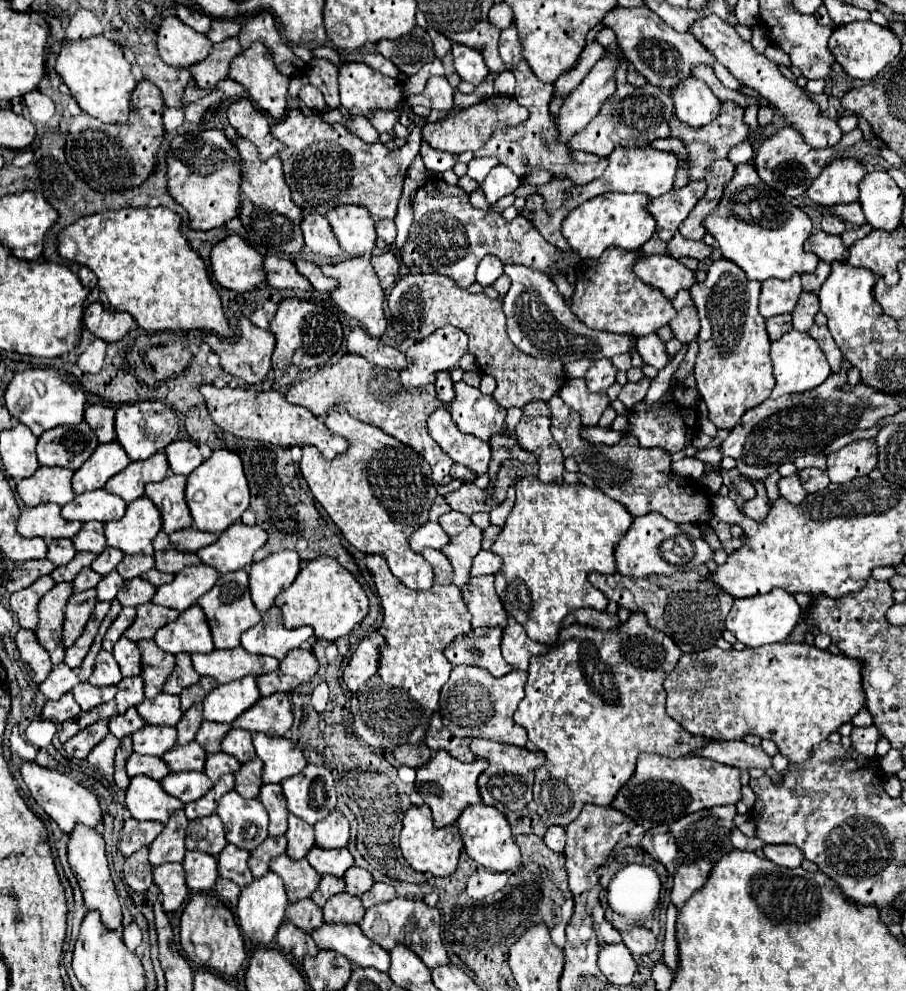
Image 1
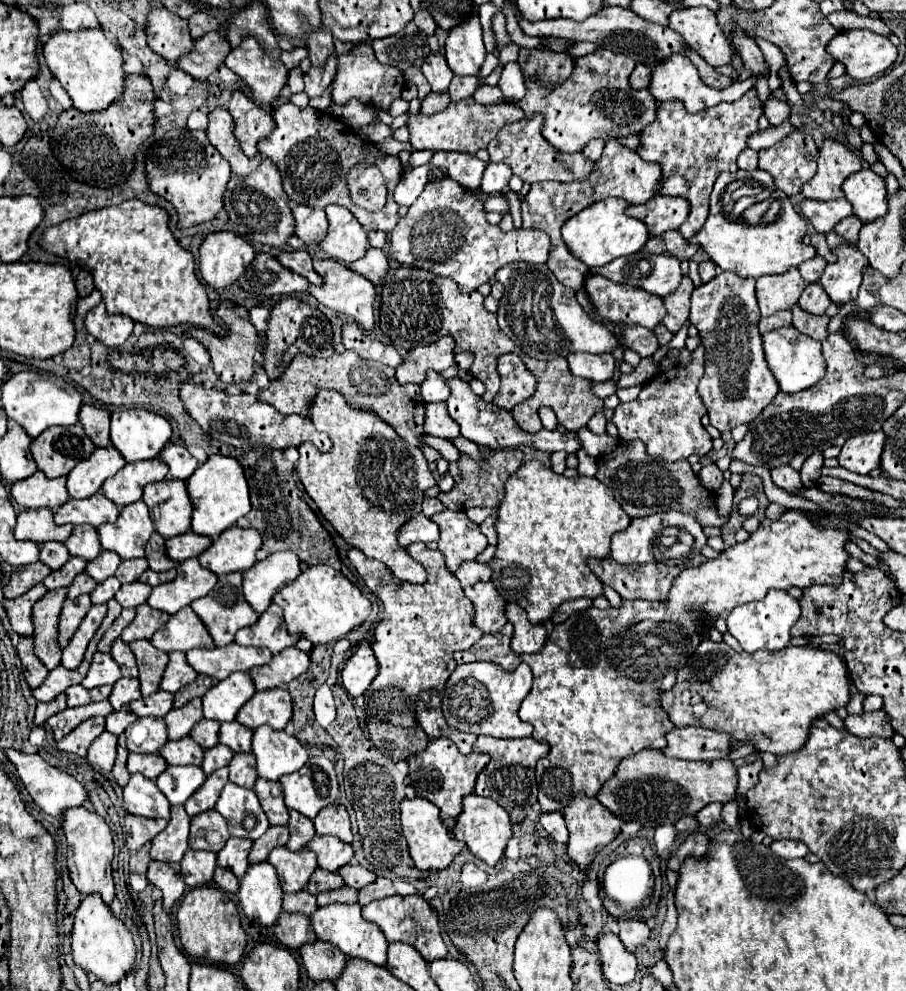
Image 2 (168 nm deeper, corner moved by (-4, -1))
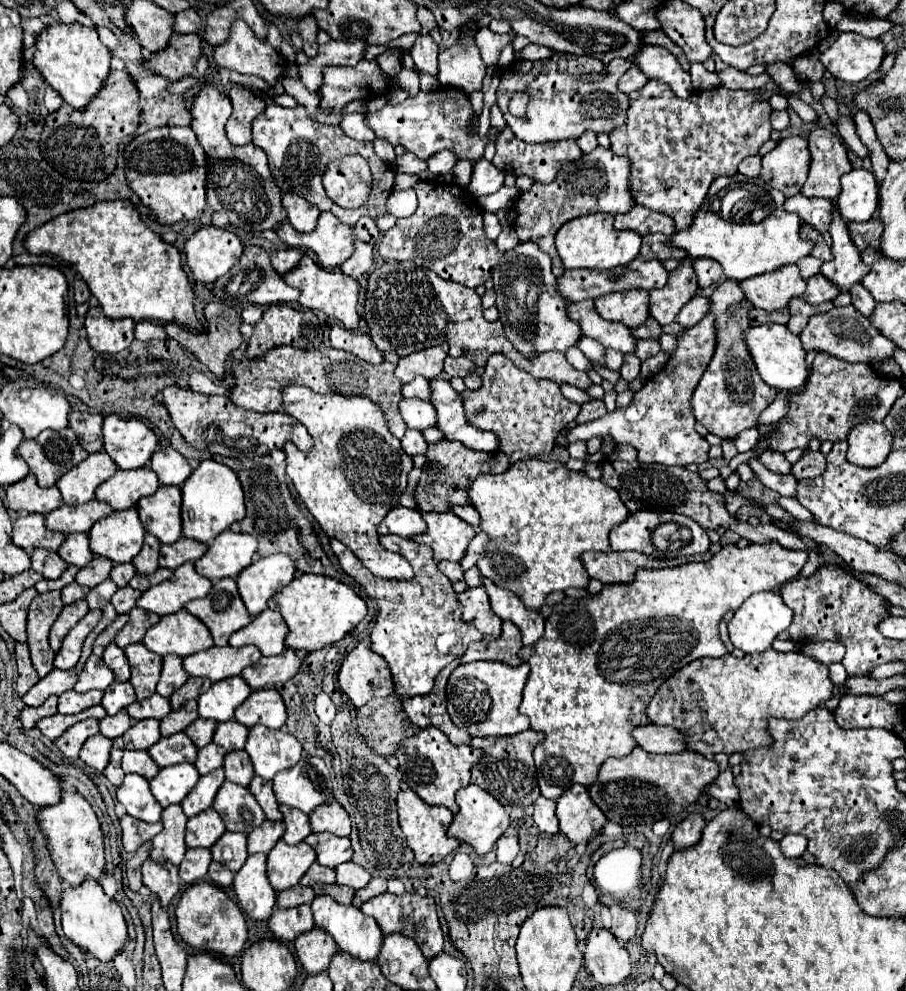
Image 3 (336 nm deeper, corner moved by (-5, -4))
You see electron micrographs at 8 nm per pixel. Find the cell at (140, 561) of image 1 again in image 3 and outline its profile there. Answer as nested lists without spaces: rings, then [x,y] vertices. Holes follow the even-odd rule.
[[[121,563],[121,565],[113,565],[109,577],[117,583],[117,587],[125,587],[133,575],[135,575],[133,565],[131,563]]]

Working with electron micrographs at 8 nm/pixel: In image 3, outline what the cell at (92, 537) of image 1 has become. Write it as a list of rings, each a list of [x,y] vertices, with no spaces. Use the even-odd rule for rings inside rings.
[[[87,533],[67,535],[57,553],[67,565],[77,565],[77,567],[85,567],[93,559],[93,553],[89,549]]]

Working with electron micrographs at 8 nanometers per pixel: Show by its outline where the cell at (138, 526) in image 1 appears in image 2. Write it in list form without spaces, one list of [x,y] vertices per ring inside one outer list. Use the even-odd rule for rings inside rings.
[[[144,500],[124,506],[120,512],[120,520],[116,524],[98,526],[102,548],[116,552],[124,560],[142,558],[144,546],[152,532],[154,522]]]

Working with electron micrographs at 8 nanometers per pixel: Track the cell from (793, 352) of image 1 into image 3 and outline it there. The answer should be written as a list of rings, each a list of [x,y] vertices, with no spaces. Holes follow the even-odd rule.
[[[765,323],[759,327],[749,325],[745,331],[745,345],[749,347],[749,355],[753,355],[753,363],[765,383],[777,389],[793,389],[807,381],[809,371],[805,367],[805,349],[801,339],[793,335],[785,325]]]

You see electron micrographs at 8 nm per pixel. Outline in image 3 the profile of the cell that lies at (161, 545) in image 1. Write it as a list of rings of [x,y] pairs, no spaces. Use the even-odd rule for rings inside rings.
[[[147,533],[143,549],[139,551],[139,555],[133,557],[131,563],[133,563],[137,573],[153,573],[153,571],[157,571],[159,569],[159,541],[157,541],[157,537]]]

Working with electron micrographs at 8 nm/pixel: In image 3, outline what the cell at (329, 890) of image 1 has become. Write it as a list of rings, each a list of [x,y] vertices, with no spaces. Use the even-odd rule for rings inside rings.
[[[317,861],[307,869],[307,873],[299,881],[301,885],[315,885],[315,883],[335,883],[335,869],[323,867]]]

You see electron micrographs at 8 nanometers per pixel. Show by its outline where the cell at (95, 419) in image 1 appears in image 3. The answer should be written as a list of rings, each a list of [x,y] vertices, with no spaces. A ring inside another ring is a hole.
[[[73,411],[69,415],[69,427],[77,433],[77,439],[87,453],[97,453],[103,449],[101,423],[103,423],[103,417],[99,413]]]

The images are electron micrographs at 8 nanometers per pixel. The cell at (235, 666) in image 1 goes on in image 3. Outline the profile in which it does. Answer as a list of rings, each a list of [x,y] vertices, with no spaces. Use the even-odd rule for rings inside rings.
[[[231,645],[209,647],[205,651],[183,657],[183,669],[191,677],[205,677],[215,683],[227,677],[241,675],[241,671],[251,663],[255,663],[259,657],[261,657],[261,651],[253,645],[239,647],[239,649]]]

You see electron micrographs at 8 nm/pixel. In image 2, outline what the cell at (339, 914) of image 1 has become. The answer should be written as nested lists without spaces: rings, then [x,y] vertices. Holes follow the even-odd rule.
[[[344,886],[344,888],[338,888],[338,890],[330,890],[328,894],[322,894],[322,898],[326,900],[326,904],[336,904],[336,902],[354,904],[358,900],[358,890]]]

